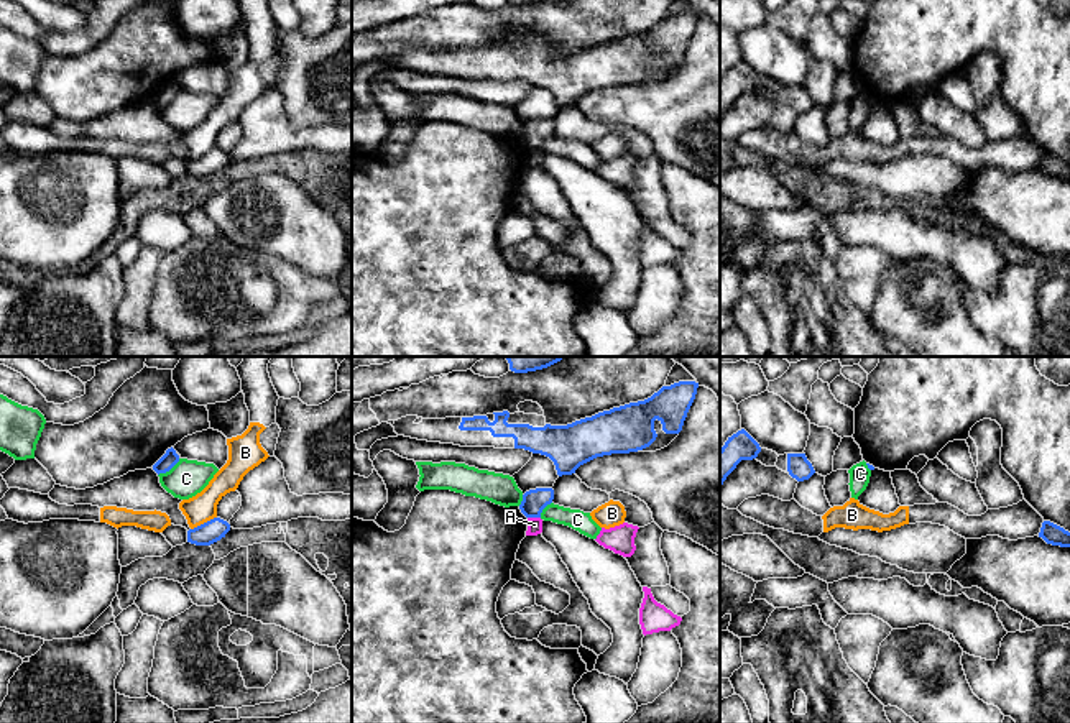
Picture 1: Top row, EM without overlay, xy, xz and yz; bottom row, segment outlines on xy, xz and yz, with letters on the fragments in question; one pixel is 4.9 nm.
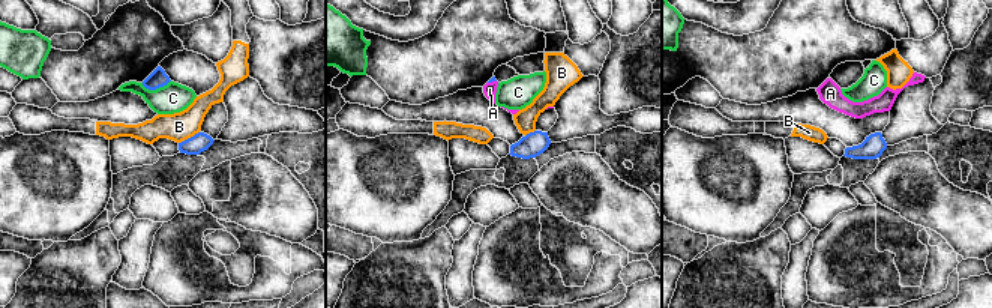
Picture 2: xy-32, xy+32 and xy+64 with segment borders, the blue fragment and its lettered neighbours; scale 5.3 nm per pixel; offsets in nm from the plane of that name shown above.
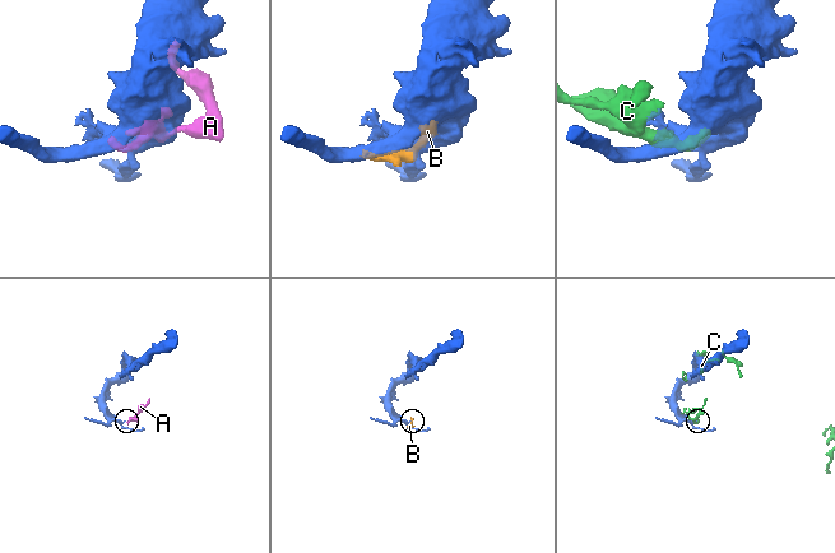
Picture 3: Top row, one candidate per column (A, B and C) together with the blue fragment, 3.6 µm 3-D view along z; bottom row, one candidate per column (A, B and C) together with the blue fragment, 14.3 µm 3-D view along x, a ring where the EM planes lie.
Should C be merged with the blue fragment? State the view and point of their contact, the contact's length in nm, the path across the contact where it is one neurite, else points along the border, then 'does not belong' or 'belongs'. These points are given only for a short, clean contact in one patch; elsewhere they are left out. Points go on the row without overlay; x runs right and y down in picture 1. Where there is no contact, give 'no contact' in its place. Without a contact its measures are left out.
xy (168, 102) | 140 nm | does not belong

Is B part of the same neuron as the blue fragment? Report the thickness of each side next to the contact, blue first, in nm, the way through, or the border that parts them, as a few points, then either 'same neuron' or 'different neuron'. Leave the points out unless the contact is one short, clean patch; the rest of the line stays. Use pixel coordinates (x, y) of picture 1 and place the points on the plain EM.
calibres 110 and 140 nm; border xy (216, 148), (191, 161); different neuron

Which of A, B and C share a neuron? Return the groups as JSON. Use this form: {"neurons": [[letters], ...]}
{"neurons": [["A"], ["B"], ["C"]]}

